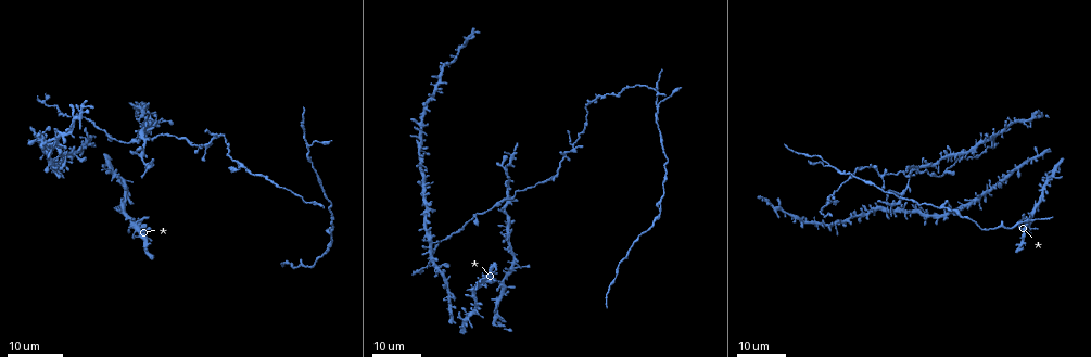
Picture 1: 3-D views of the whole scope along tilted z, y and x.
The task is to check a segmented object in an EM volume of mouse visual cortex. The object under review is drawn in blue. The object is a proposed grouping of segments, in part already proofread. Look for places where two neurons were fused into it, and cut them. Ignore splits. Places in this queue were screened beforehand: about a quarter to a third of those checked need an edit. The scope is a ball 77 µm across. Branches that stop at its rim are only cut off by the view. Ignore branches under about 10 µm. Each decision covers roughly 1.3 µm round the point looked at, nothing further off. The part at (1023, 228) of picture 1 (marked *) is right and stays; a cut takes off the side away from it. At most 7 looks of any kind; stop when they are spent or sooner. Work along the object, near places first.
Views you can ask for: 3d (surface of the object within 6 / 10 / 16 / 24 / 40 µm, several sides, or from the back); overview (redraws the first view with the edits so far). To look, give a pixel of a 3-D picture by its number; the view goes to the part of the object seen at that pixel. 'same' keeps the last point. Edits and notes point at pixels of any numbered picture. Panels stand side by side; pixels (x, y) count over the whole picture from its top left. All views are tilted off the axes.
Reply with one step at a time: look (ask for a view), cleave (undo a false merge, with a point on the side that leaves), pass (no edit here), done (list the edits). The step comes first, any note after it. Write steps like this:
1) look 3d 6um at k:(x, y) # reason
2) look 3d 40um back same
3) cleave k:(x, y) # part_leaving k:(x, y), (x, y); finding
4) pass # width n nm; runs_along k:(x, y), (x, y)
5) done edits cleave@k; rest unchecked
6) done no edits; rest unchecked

look 3d 16um at 1:(508, 197) # arms part here

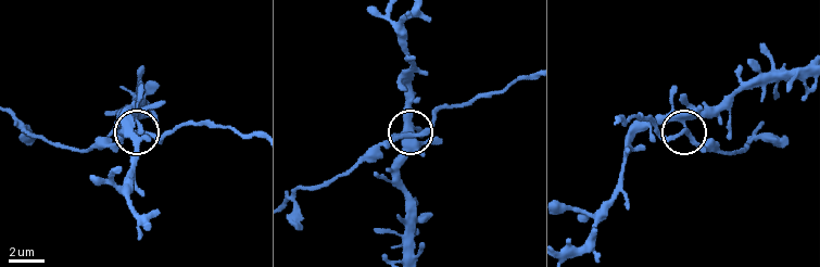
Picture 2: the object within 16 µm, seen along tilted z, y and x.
look 3d 10um at 2:(402, 135)

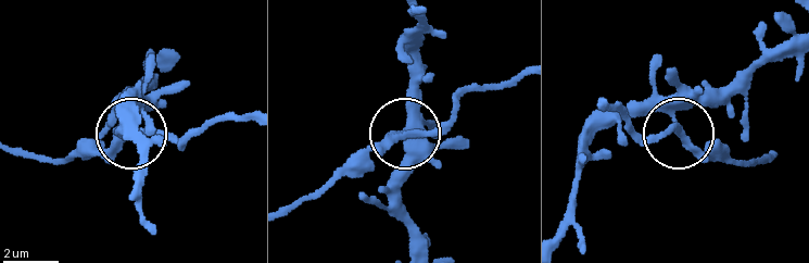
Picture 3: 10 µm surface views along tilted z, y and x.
cleave 3:(115, 155) # side_arm 37 um; arms 3; two neurons meet here

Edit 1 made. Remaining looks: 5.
look 3d 16um at 1:(838, 172) # sudden change in width

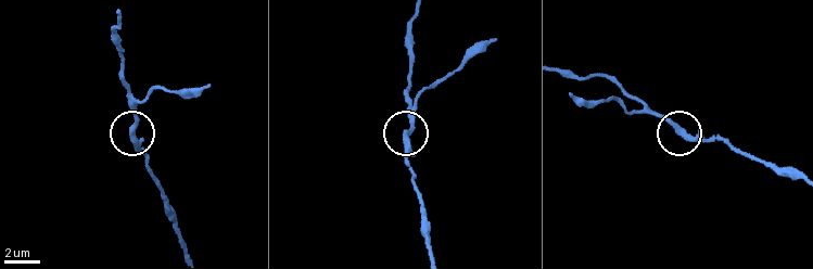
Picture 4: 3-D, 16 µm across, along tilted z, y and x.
look 3d 6um at 4:(676, 128) # zoom in

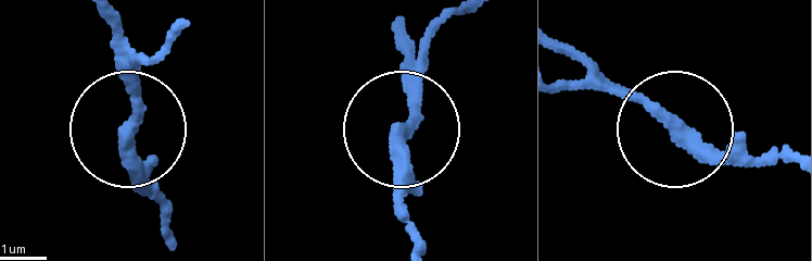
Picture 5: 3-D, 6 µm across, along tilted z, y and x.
look 3d 6um back at 5:(680, 134) # from behind

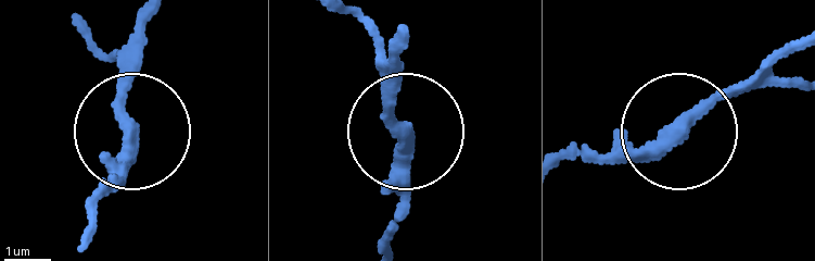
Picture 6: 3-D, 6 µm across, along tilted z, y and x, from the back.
pass # width 310 nm; runs_along 6:(560, 165), (662, 151), (774, 49); all the same neuron

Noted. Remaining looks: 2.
done edits cleave@3; rest unchecked

